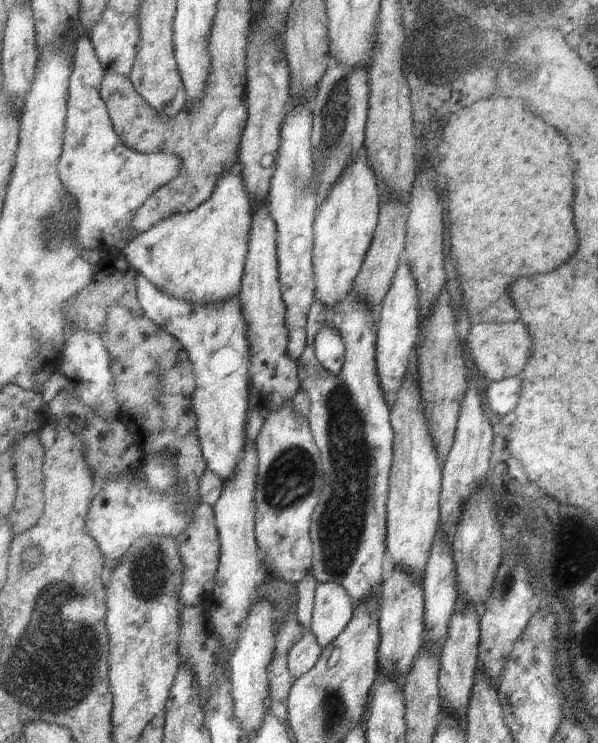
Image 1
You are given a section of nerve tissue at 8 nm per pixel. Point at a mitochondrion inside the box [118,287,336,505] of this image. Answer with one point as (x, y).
(161, 365)

